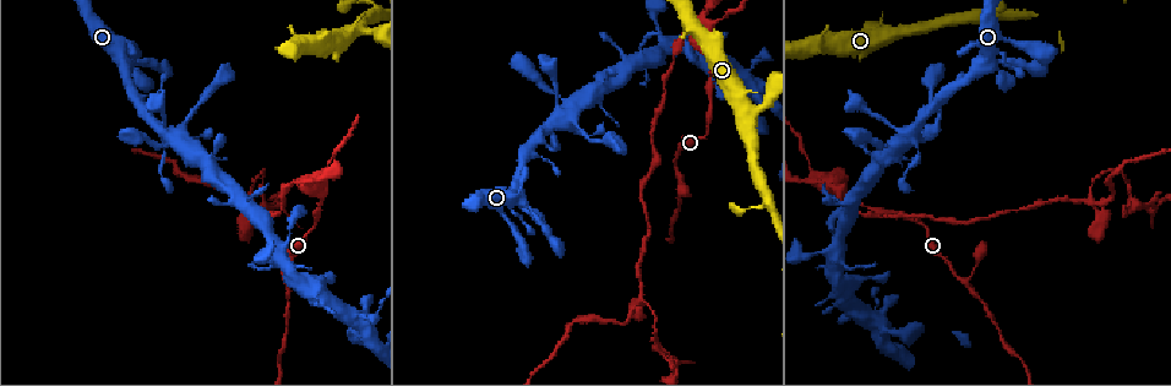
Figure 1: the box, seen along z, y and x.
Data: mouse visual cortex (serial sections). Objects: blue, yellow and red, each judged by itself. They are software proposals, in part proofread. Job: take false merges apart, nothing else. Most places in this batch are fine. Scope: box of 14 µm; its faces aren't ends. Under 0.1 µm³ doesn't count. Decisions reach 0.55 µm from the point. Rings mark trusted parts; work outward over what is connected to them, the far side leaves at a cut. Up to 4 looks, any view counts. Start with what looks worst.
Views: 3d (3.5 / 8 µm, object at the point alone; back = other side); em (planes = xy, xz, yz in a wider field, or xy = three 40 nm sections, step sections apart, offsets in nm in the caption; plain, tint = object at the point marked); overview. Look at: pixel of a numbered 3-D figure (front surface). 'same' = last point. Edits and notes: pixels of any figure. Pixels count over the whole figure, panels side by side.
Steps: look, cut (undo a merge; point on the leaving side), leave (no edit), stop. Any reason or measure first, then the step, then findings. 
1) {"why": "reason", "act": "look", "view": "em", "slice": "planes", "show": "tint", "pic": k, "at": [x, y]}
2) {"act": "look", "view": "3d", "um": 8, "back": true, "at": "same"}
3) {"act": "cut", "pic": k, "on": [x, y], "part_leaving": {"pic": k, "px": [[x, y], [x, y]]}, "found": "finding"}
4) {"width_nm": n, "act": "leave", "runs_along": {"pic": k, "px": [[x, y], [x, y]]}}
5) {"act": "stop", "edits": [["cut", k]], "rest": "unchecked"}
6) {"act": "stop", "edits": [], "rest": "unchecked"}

{"why": "thick turns thin", "act": "look", "view": "3d", "um": 3.5, "pic": 1, "at": [820, 184]}

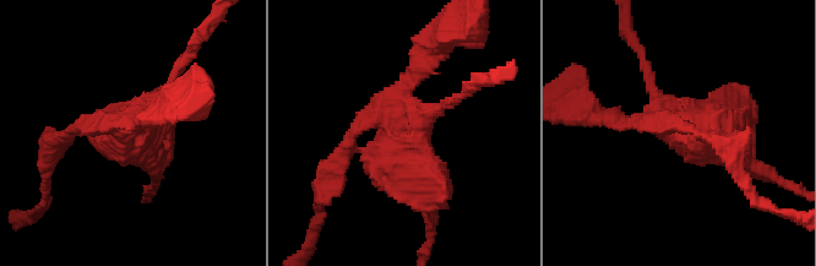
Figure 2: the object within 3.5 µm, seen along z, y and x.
{"why": "need the tissue", "act": "look", "view": "em", "slice": "planes", "show": "tint", "pic": 2, "at": [119, 129]}

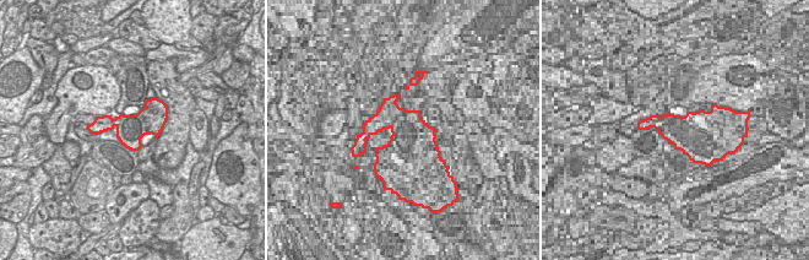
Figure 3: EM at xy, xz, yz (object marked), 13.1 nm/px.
{"act": "cut", "pic": 2, "on": [53, 153], "border": {"pic": 3, "px": [[119, 117], [115, 125]]}, "found": "two cells meet here"}

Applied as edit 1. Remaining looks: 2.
{"why": "four or more arms meet", "act": "look", "view": "em", "slice": "xy", "step": 1, "show": "tint", "pic": 1, "at": [885, 328]}

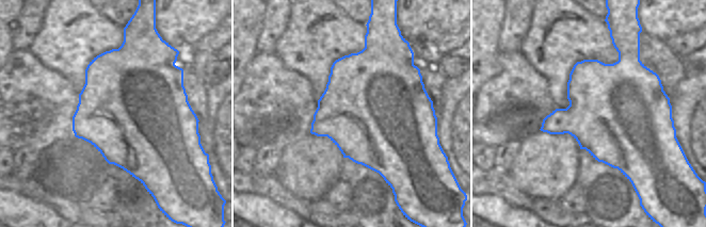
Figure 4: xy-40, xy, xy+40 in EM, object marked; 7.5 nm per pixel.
{"why": "wider look", "act": "look", "view": "3d", "um": 3.5, "at": "same"}

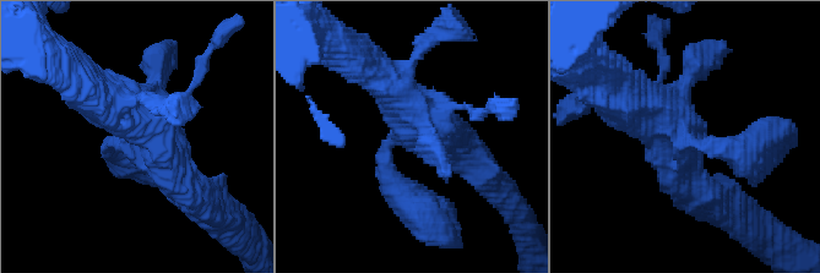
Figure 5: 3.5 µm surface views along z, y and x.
{"act": "leave", "runs_along": {"pic": 5, "px": [[93, 85], [153, 126], [188, 186]]}, "found": "all the same cell"}

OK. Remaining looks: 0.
{"act": "stop", "edits": [["cut", 2]], "rest": "unchecked"}

